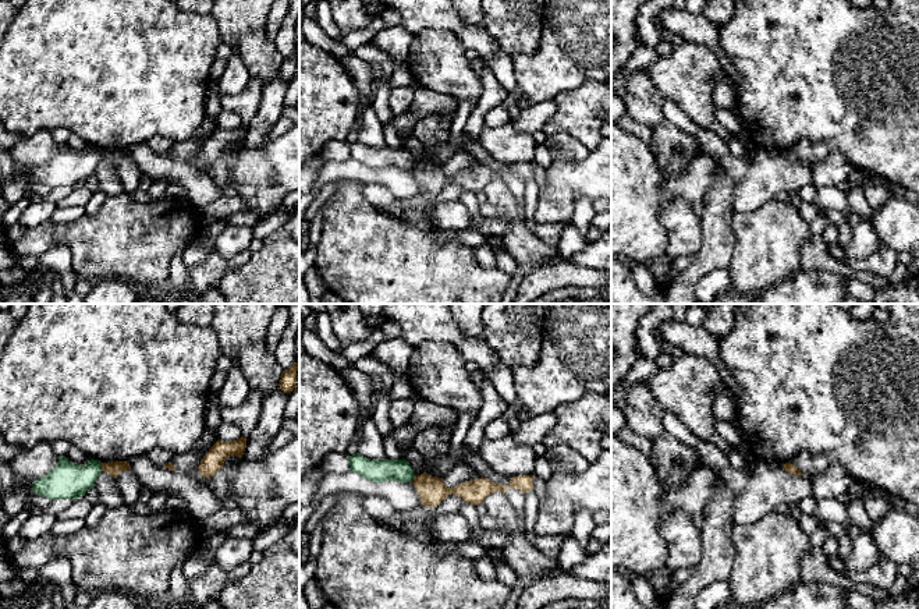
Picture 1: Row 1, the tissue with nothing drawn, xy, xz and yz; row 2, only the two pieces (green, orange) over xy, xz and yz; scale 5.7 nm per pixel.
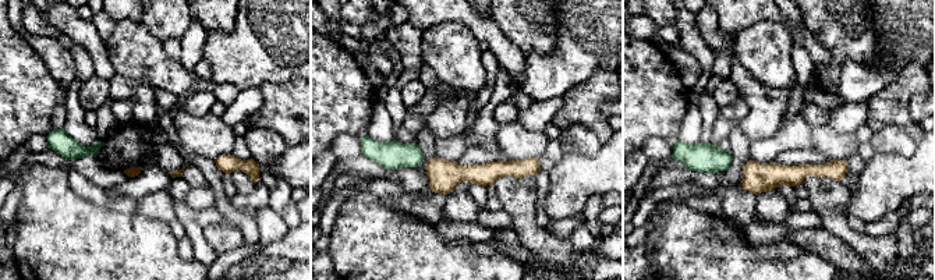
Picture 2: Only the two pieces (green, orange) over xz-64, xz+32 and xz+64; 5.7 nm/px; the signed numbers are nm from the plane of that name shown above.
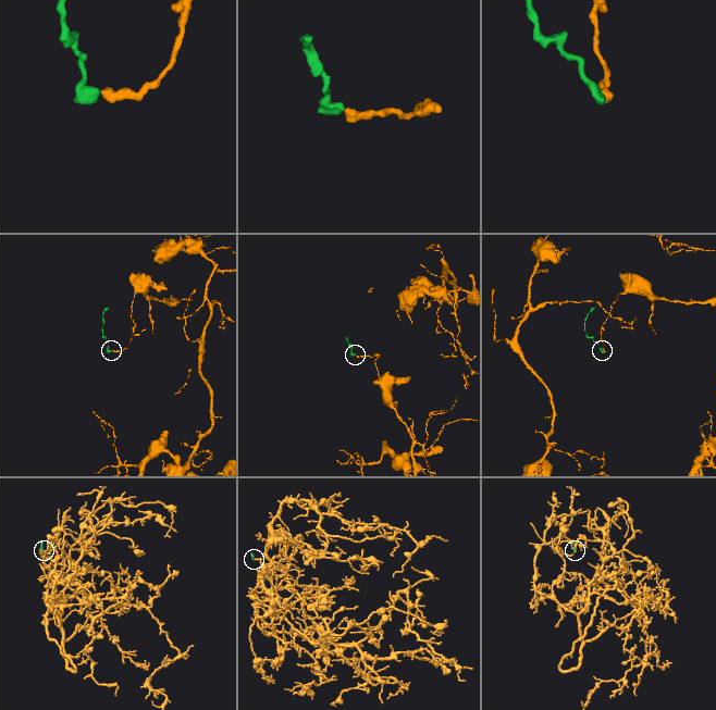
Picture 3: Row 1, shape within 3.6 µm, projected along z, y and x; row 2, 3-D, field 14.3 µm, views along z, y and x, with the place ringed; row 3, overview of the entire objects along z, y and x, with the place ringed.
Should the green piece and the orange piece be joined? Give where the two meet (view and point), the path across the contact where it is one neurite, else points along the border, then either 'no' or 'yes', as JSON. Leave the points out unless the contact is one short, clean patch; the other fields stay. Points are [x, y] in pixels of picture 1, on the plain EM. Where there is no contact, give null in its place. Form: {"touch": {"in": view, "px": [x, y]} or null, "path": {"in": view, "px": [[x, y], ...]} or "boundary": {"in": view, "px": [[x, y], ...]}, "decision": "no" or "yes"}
{"touch": {"in": "xy", "px": [100, 153]}, "boundary": {"in": "xy", "px": [[100, 151], [102, 156]]}, "decision": "no"}

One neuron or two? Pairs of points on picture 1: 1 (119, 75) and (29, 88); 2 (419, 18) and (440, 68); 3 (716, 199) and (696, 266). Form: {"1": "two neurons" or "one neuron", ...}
{"1": "one neuron", "2": "two neurons", "3": "one neuron"}

